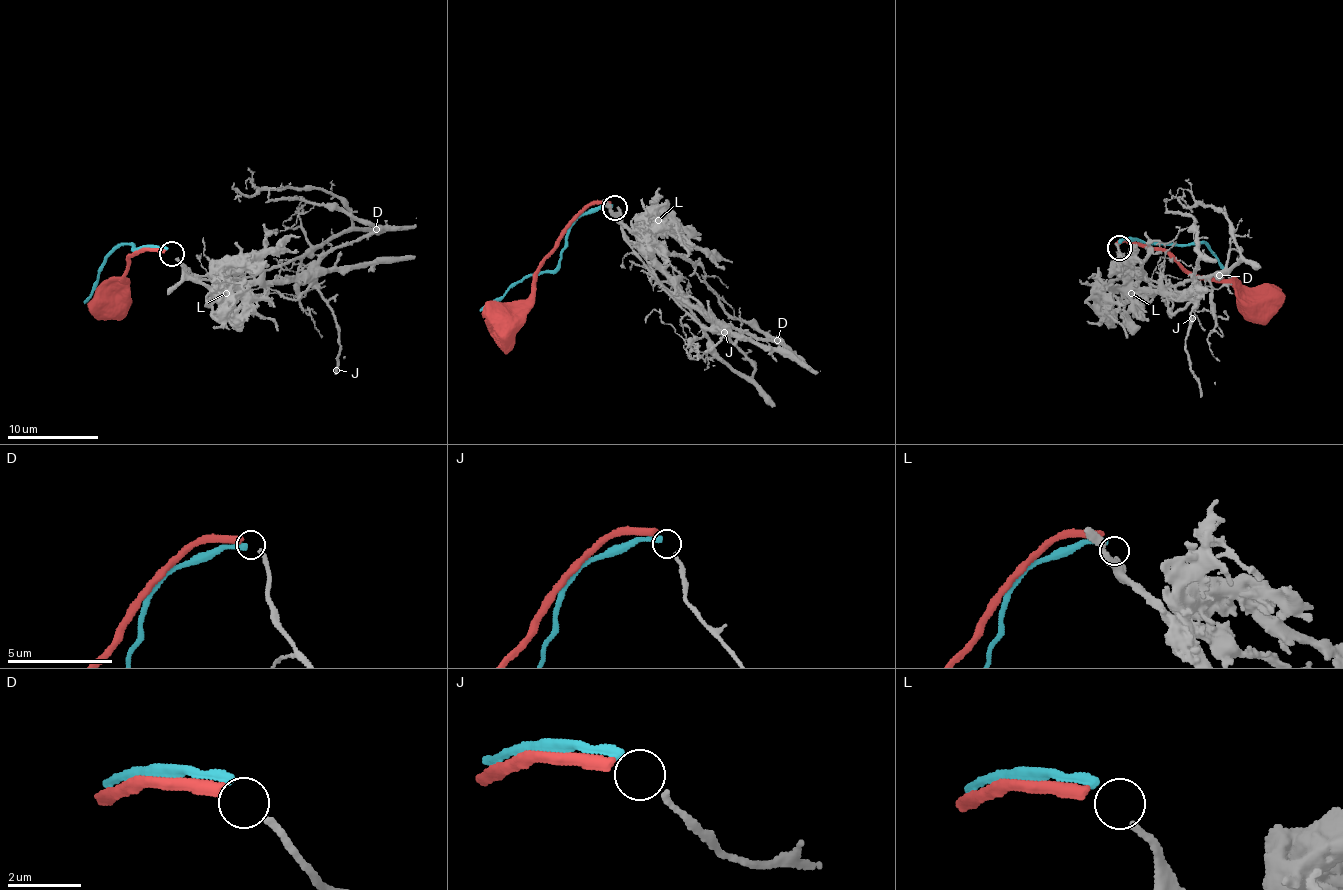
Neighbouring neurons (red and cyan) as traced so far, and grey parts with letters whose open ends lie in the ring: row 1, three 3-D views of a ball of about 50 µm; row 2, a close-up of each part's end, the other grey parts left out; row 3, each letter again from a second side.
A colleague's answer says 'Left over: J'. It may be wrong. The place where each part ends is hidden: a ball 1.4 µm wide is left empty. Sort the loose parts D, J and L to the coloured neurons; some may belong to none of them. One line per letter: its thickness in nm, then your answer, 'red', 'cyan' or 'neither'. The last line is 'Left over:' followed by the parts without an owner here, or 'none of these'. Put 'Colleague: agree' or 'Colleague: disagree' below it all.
D: 170 nm | red
J: 140 nm | cyan
L: 180 nm | neither
Left over: L
Colleague: disagree

